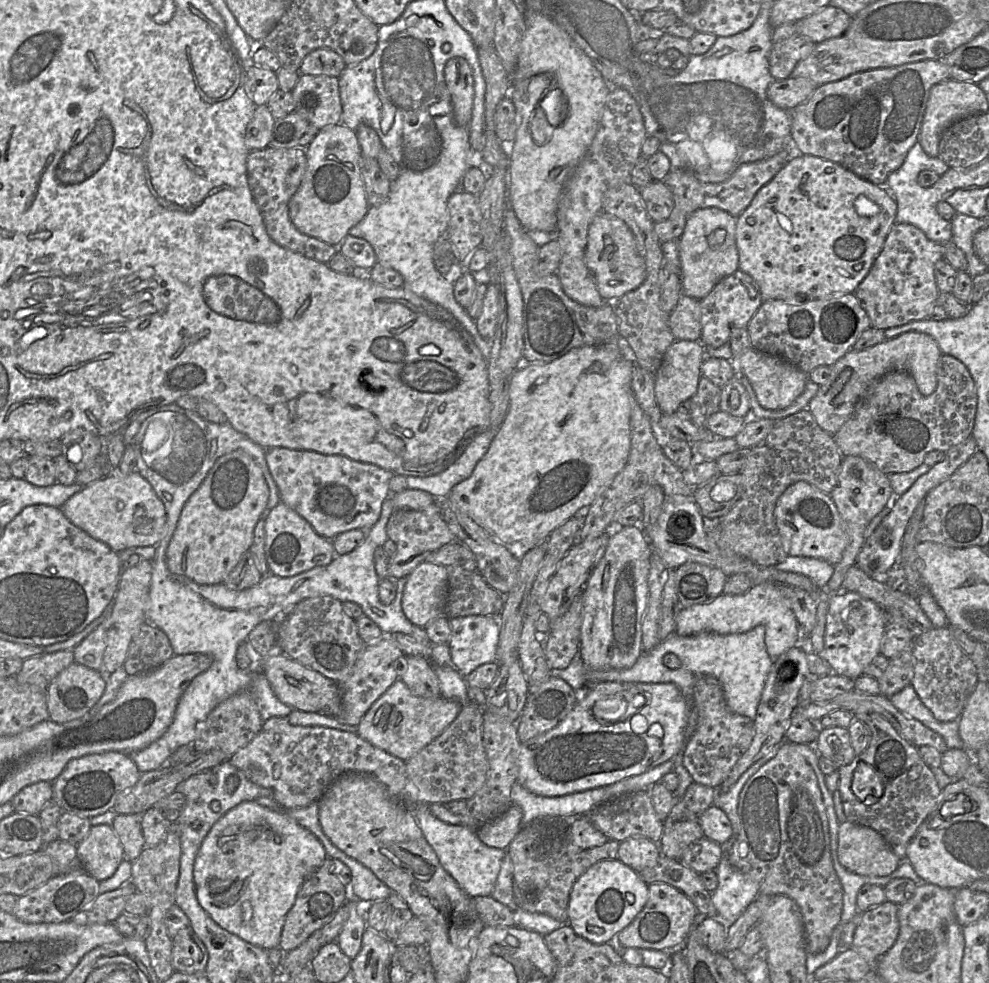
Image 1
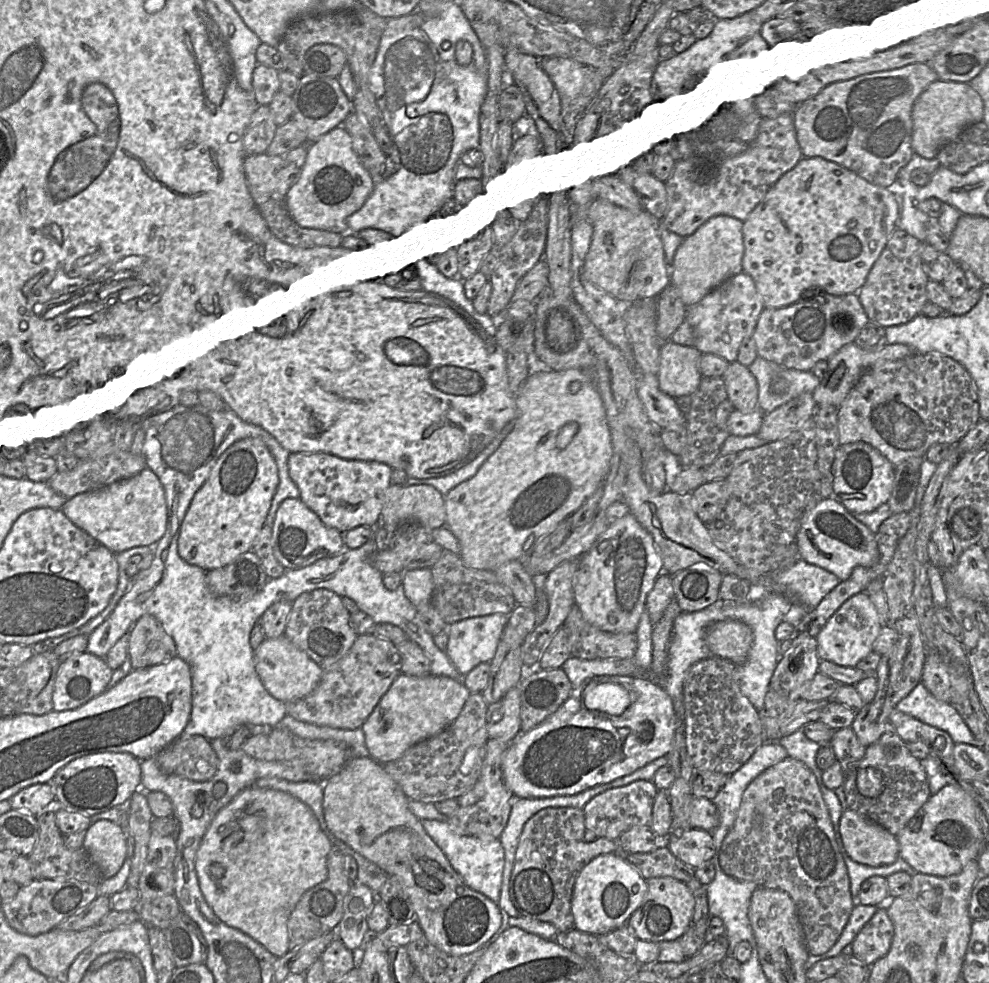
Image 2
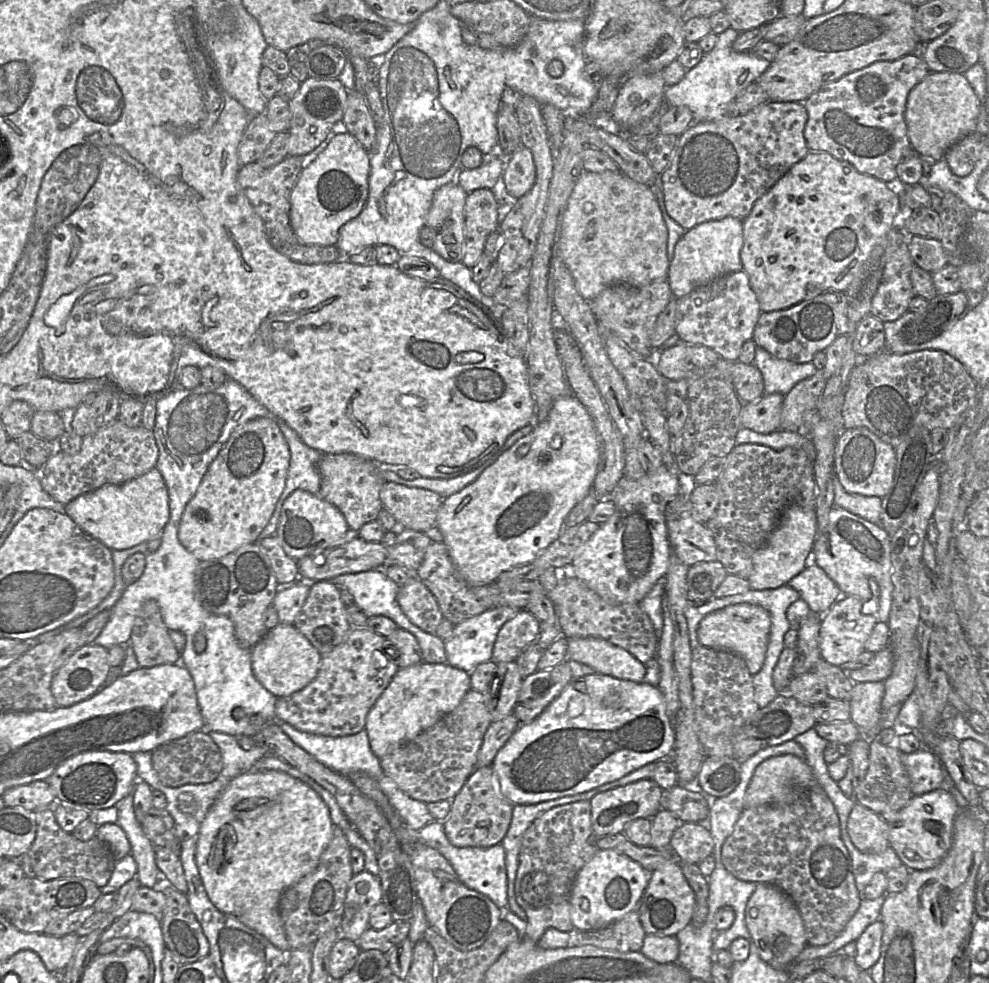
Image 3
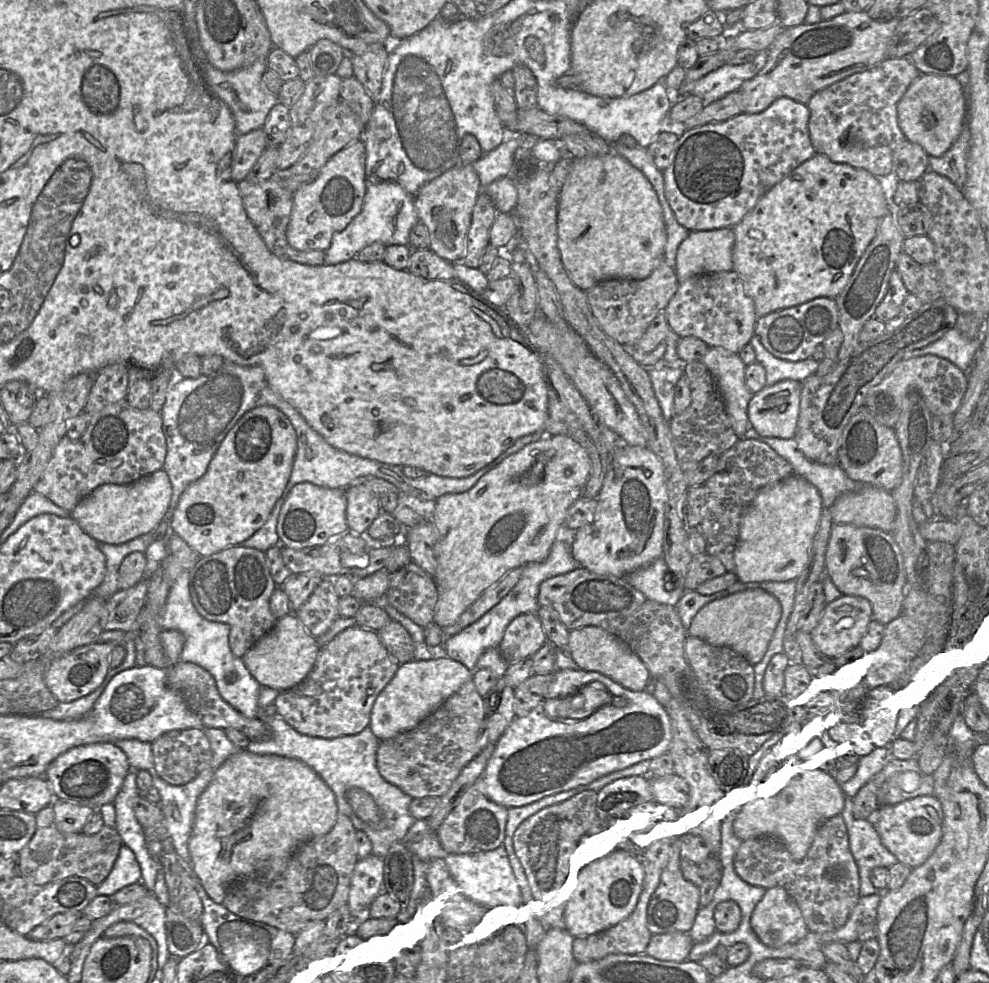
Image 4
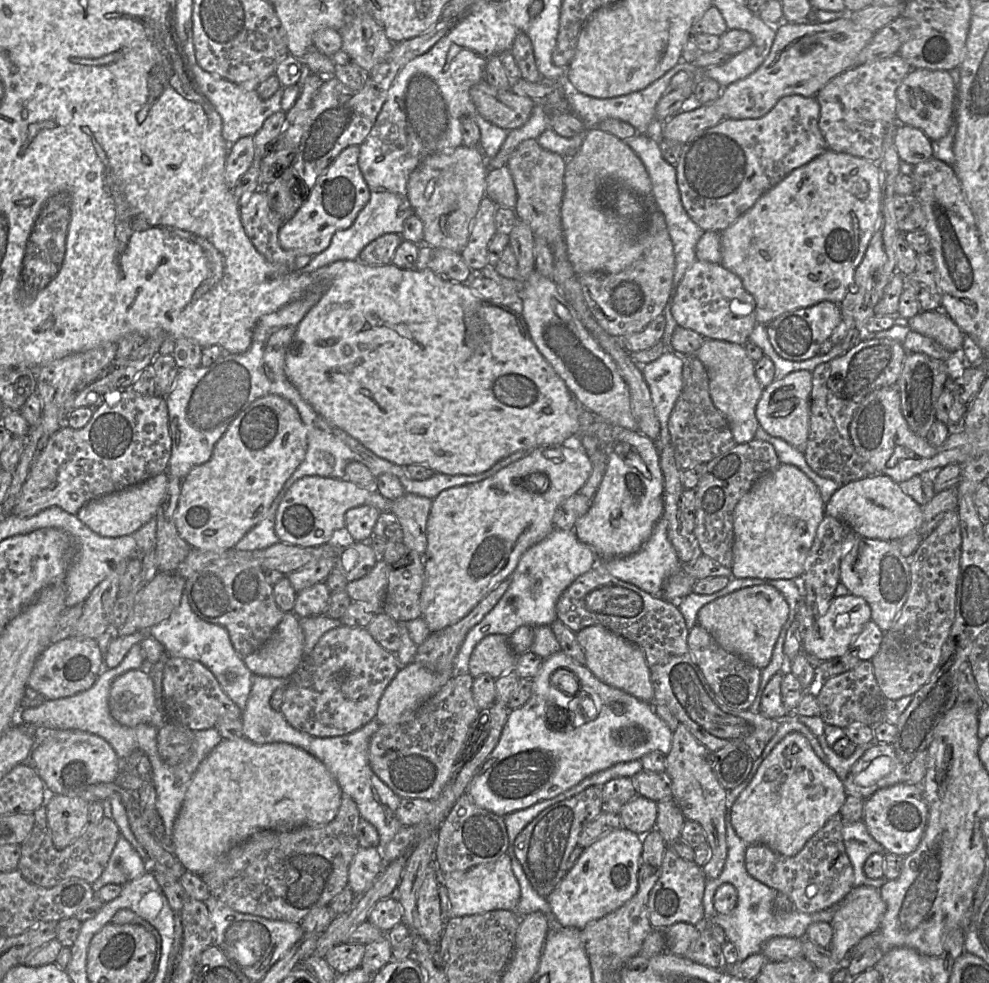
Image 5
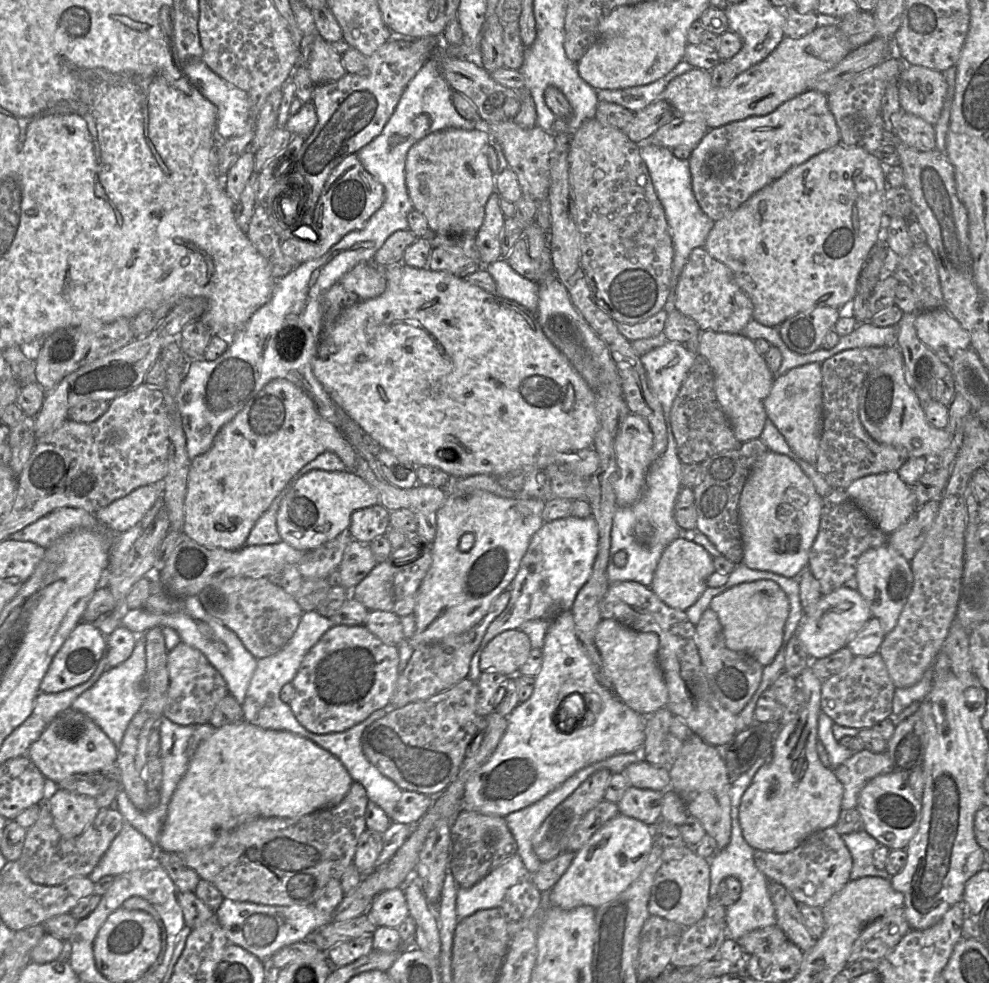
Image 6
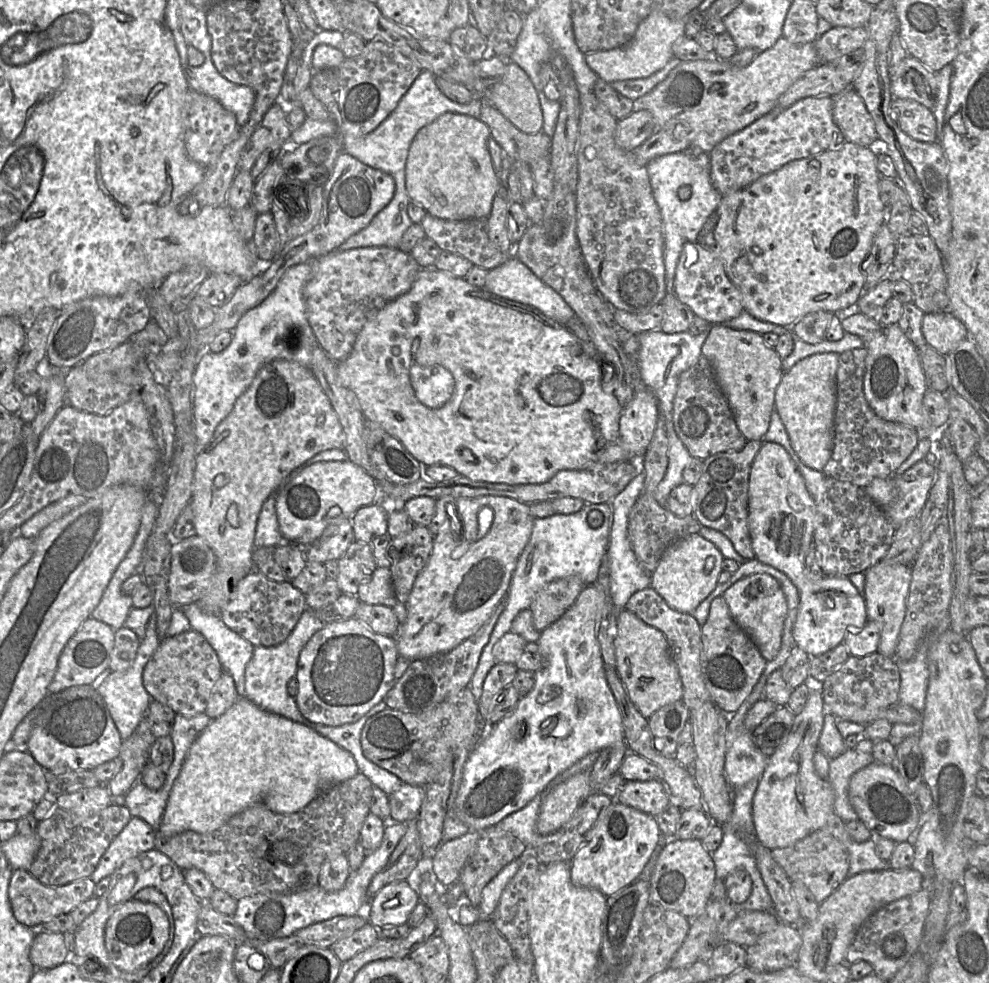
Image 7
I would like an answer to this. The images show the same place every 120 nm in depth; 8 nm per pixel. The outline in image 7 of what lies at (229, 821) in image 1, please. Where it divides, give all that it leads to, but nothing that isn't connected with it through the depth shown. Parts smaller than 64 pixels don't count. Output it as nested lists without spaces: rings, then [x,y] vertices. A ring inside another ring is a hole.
[[[244,696],[238,697],[236,702],[225,713],[216,719],[210,720],[208,726],[197,736],[195,741],[192,743],[191,747],[186,753],[179,775],[175,779],[170,790],[166,807],[164,809],[164,813],[156,833],[164,837],[171,837],[188,830],[197,833],[210,833],[221,827],[237,813],[256,803],[262,803],[268,809],[278,814],[295,813],[306,807],[322,790],[348,780],[357,775],[358,772],[359,769],[353,755],[330,739],[322,736],[306,725],[265,711]]]

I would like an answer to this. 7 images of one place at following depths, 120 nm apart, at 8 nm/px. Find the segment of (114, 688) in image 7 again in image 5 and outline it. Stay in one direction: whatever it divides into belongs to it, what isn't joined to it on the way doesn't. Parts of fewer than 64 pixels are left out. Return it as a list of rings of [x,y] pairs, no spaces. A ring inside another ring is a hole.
[[[140,644],[134,645],[121,663],[113,669],[102,669],[95,683],[87,690],[73,696],[54,700],[45,700],[40,706],[28,708],[18,713],[18,721],[54,730],[80,730],[103,738],[115,751],[120,760],[131,755],[135,750],[142,751],[151,764],[155,764],[155,736],[157,728],[149,724],[127,727],[116,721],[109,711],[109,692],[113,681],[129,670],[144,668],[143,651]]]

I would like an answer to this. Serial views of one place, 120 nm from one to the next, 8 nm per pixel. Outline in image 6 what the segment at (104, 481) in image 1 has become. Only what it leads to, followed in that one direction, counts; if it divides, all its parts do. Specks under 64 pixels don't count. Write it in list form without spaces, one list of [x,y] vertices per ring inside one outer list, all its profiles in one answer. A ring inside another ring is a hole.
[[[162,482],[141,486],[97,510],[95,516],[111,533],[122,533],[140,524],[144,515],[162,495]]]

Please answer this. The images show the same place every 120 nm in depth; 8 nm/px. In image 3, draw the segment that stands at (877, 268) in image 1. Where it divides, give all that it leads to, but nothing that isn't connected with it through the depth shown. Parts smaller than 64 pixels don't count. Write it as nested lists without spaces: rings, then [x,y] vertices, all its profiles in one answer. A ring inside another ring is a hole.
[[[907,242],[901,243],[885,264],[881,282],[871,300],[870,315],[884,323],[895,321],[908,311],[915,296],[910,280],[913,265]]]

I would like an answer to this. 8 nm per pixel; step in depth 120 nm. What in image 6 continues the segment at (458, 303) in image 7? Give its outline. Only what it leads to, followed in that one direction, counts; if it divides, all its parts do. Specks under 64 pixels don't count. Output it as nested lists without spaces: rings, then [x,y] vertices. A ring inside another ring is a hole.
[[[403,263],[383,267],[387,279],[387,287],[384,293],[376,298],[359,302],[348,307],[334,322],[325,324],[320,335],[317,354],[312,363],[314,376],[322,384],[332,401],[341,410],[343,410],[380,448],[389,451],[402,463],[412,464],[415,467],[433,466],[446,472],[452,478],[463,478],[478,474],[501,477],[509,474],[515,474],[523,470],[540,470],[550,466],[551,464],[564,463],[568,460],[578,459],[581,453],[592,448],[594,436],[598,429],[598,416],[595,408],[597,396],[589,387],[587,382],[572,367],[566,357],[545,336],[535,313],[532,313],[514,301],[499,296],[497,293],[488,293],[483,289],[470,284],[466,279],[461,279],[446,271],[434,271],[427,267],[414,268]]]

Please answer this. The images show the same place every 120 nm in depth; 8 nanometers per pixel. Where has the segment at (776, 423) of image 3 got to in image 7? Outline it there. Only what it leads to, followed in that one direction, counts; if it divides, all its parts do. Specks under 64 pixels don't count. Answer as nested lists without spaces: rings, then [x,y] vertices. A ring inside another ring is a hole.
[[[838,353],[808,356],[785,372],[774,396],[774,409],[788,434],[792,449],[807,467],[822,472],[833,449],[836,408],[836,372]]]

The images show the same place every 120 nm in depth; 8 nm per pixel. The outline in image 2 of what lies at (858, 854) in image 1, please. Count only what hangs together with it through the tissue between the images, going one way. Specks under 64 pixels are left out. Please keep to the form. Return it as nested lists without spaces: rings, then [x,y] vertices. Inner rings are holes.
[[[851,809],[842,814],[840,833],[848,855],[855,862],[880,867],[890,865],[900,857],[896,836]]]

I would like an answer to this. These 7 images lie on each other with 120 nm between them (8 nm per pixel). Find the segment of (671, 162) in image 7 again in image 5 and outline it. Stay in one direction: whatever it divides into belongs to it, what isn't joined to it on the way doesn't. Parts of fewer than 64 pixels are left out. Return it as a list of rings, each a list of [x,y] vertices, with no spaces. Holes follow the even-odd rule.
[[[655,132],[648,134],[636,133],[633,137],[623,141],[636,153],[646,169],[646,172],[651,181],[652,195],[655,205],[664,215],[667,230],[673,244],[675,263],[673,284],[670,296],[662,313],[665,317],[665,329],[661,341],[663,342],[666,351],[671,349],[670,342],[672,334],[677,326],[677,323],[671,314],[671,305],[675,296],[675,290],[679,282],[681,281],[686,269],[696,260],[695,247],[699,238],[704,233],[704,230],[702,230],[697,224],[693,222],[693,220],[689,217],[689,215],[683,208],[676,181],[675,166],[666,162],[662,157],[658,144],[658,136],[655,134]]]

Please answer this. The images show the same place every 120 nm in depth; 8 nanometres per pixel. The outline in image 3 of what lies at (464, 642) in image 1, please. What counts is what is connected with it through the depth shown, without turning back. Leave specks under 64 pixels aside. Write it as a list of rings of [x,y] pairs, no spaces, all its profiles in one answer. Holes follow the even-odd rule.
[[[498,606],[454,625],[451,634],[444,640],[447,663],[470,674],[478,665],[490,661],[500,629],[518,610],[515,607]]]

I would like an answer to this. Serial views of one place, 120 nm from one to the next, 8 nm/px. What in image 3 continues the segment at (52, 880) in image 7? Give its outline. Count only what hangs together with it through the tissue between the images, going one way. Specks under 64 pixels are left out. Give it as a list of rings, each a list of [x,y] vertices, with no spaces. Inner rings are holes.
[[[49,808],[38,809],[35,813],[36,837],[29,850],[19,859],[25,877],[41,880],[76,877],[89,880],[99,888],[105,886],[116,864],[108,846],[95,836],[88,841],[80,841],[71,833],[65,832]]]

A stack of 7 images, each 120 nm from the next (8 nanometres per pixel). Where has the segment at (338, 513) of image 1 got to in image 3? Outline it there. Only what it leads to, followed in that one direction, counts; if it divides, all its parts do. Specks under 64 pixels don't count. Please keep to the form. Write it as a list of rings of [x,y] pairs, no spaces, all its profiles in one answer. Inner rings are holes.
[[[352,453],[324,454],[318,463],[318,471],[321,477],[318,495],[343,513],[352,534],[377,519],[383,508],[380,489],[385,481],[376,462]]]

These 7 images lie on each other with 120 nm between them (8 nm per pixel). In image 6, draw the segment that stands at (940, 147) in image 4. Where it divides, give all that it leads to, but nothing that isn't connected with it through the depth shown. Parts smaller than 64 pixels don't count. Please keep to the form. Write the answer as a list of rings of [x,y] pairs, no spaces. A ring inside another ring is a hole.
[[[905,65],[898,78],[900,109],[934,125],[941,113],[947,82],[941,71]]]

